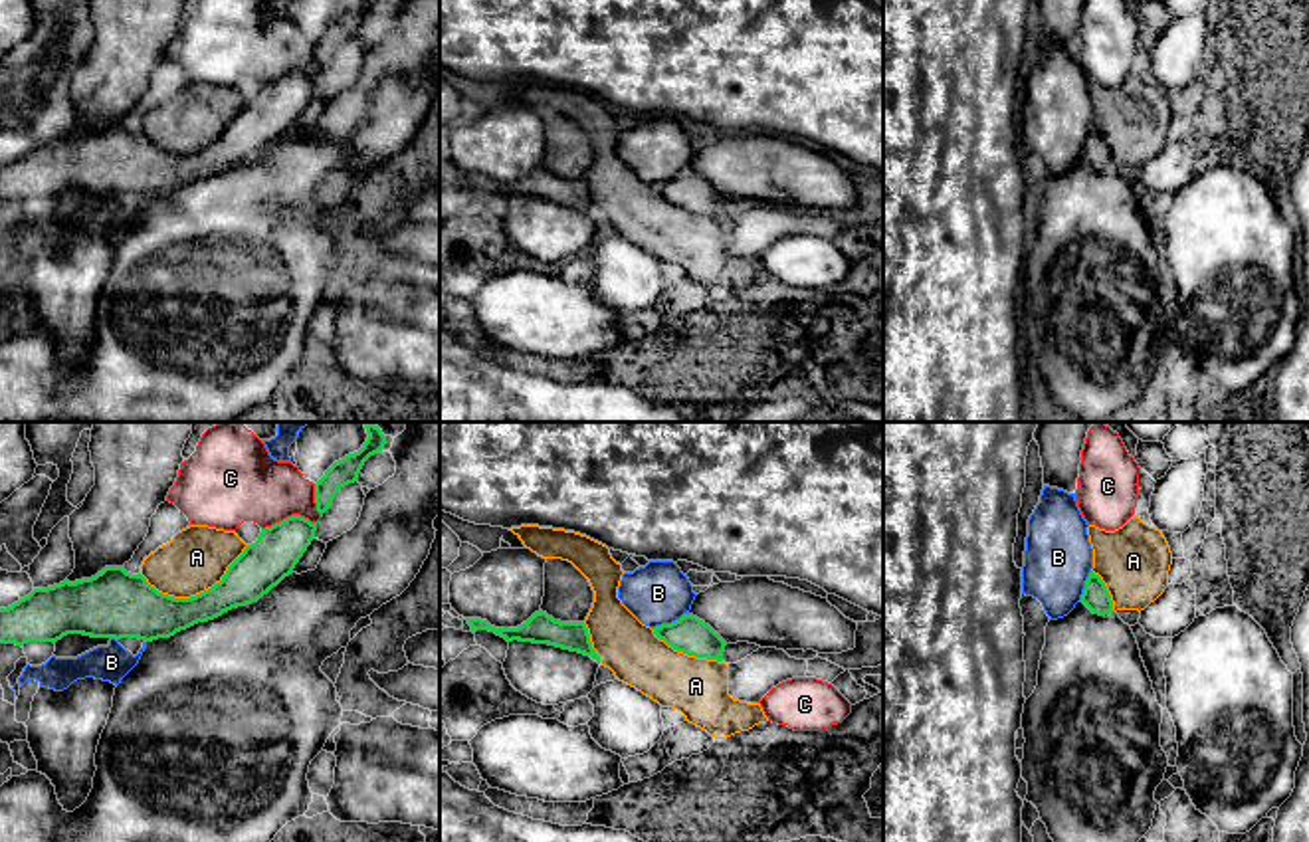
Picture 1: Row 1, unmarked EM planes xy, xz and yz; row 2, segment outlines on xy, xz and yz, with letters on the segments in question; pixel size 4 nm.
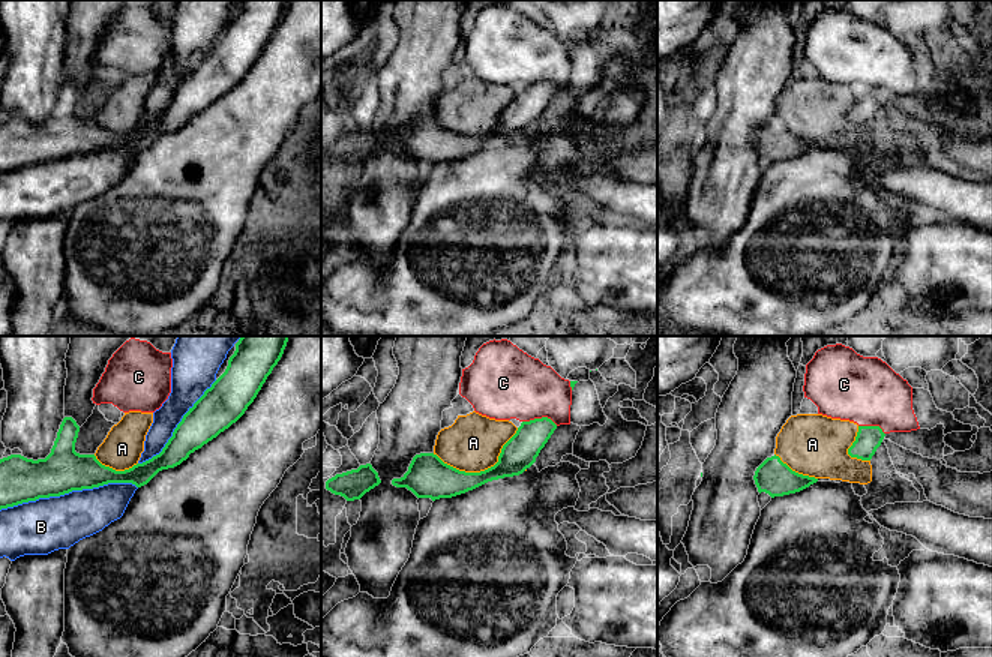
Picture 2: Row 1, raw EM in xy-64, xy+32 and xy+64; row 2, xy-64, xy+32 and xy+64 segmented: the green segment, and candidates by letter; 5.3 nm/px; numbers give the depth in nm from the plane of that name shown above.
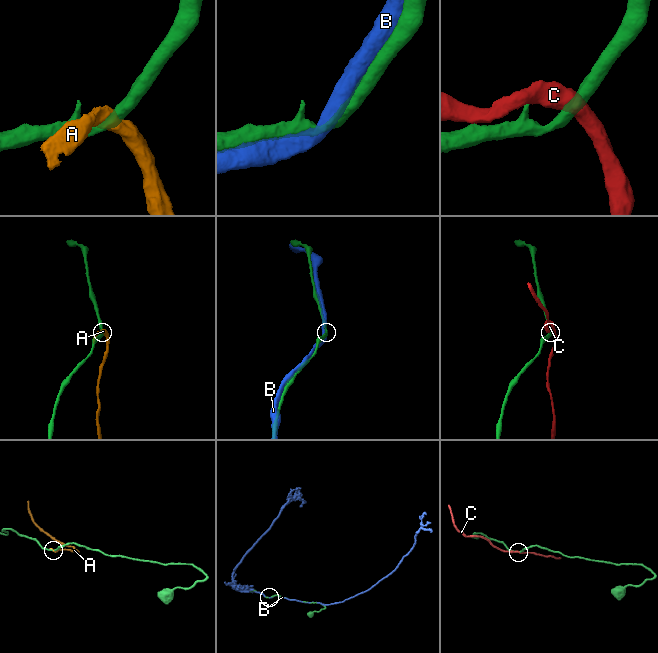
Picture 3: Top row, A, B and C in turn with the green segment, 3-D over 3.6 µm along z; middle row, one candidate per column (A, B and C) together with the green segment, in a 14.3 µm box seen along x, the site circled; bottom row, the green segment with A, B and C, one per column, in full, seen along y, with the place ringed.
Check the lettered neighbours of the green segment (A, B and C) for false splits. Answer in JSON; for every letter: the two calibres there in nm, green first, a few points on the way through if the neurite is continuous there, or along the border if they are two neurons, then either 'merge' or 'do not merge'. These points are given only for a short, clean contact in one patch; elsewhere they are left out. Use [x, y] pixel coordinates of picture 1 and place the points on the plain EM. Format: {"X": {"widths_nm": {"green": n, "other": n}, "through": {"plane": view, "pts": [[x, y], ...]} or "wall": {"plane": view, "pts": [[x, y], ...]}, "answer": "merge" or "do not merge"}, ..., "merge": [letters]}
{"A": {"widths_nm": {"green": 220, "other": 260}, "answer": "do not merge"}, "B": {"widths_nm": {"green": 150, "other": 260}, "answer": "merge"}, "C": {"widths_nm": {"green": 200, "other": 320}, "answer": "do not merge"}, "merge": ["B"]}

